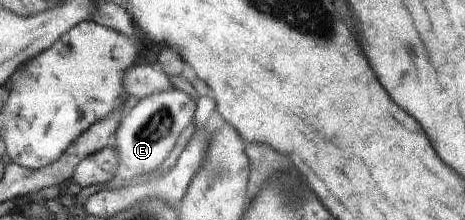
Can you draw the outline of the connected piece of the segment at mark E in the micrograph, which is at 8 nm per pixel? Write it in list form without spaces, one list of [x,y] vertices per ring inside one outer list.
[[[176,87],[139,100],[117,129],[114,146],[118,148],[120,154],[119,170],[117,176],[108,184],[114,187],[120,185],[126,187],[128,181],[134,179],[136,175],[143,177],[145,174],[156,172],[176,147],[182,131],[193,124],[194,113],[196,113],[196,100]]]

